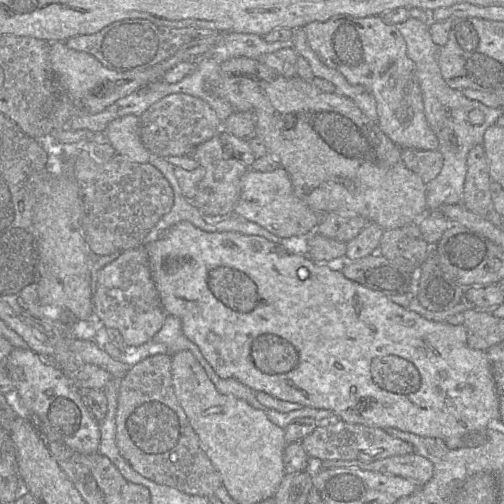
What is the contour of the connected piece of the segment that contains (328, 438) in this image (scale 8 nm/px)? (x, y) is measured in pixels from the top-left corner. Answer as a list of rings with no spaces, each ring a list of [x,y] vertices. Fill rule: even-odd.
[[[340,419],[331,420],[323,426],[316,426],[313,432],[300,441],[308,457],[320,460],[362,460],[375,461],[383,458],[414,453],[413,446],[395,438],[378,427],[352,424]]]

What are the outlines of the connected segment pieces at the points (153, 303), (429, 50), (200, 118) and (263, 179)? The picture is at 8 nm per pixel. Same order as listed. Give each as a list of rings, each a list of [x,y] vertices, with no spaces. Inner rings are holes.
[[[144,247],[123,251],[98,272],[93,311],[104,327],[120,332],[127,346],[147,343],[161,329],[168,315],[152,279],[149,258]]]
[[[409,17],[405,22],[396,24],[396,26],[406,42],[407,55],[415,65],[426,119],[440,142],[438,150],[443,155],[443,167],[439,175],[426,185],[425,194],[427,210],[440,211],[444,205],[461,203],[467,171],[467,155],[474,146],[483,145],[486,129],[496,124],[502,110],[468,99],[462,90],[453,89],[446,83],[438,65],[440,47],[432,41],[429,27],[425,23]],[[475,109],[484,114],[484,122],[480,125],[473,125],[469,120],[470,112]]]
[[[184,93],[165,96],[152,104],[139,119],[143,145],[164,159],[170,156],[191,156],[197,146],[218,134],[222,128],[217,114],[207,102]]]
[[[279,166],[271,172],[249,169],[240,180],[240,194],[233,212],[255,222],[280,238],[310,235],[315,231],[321,216],[295,196],[287,171]]]

